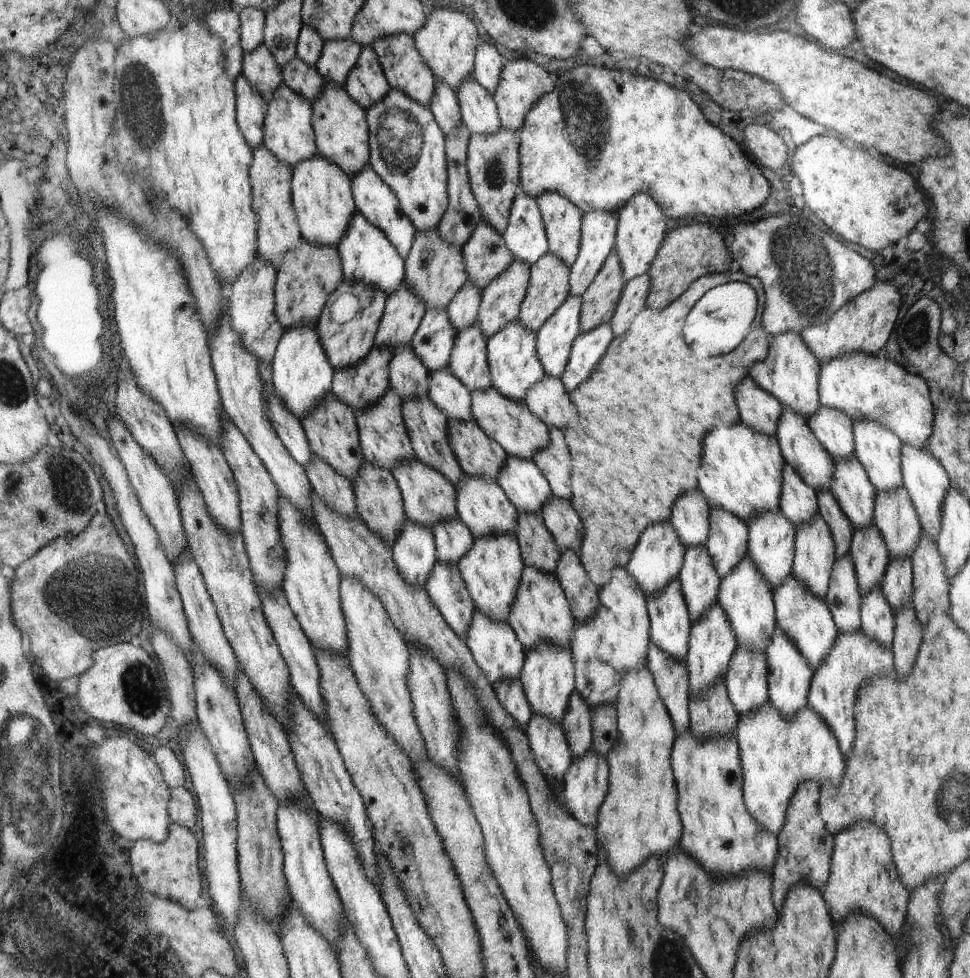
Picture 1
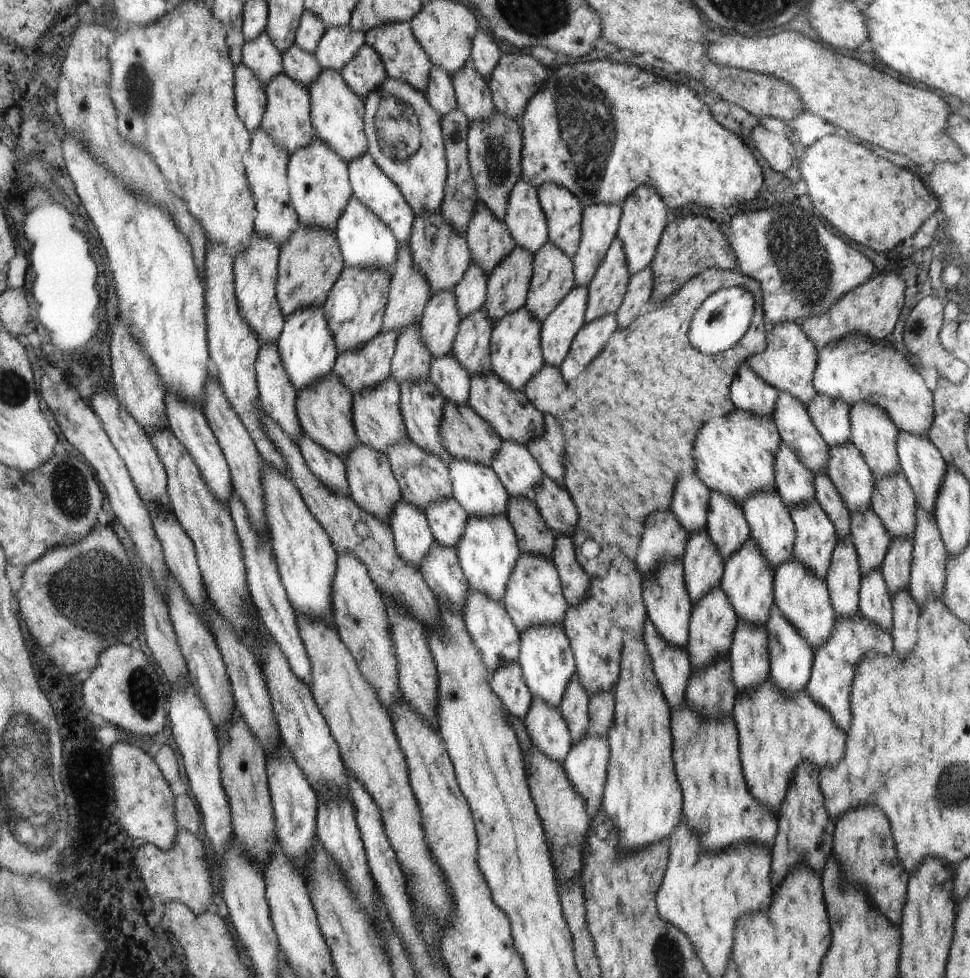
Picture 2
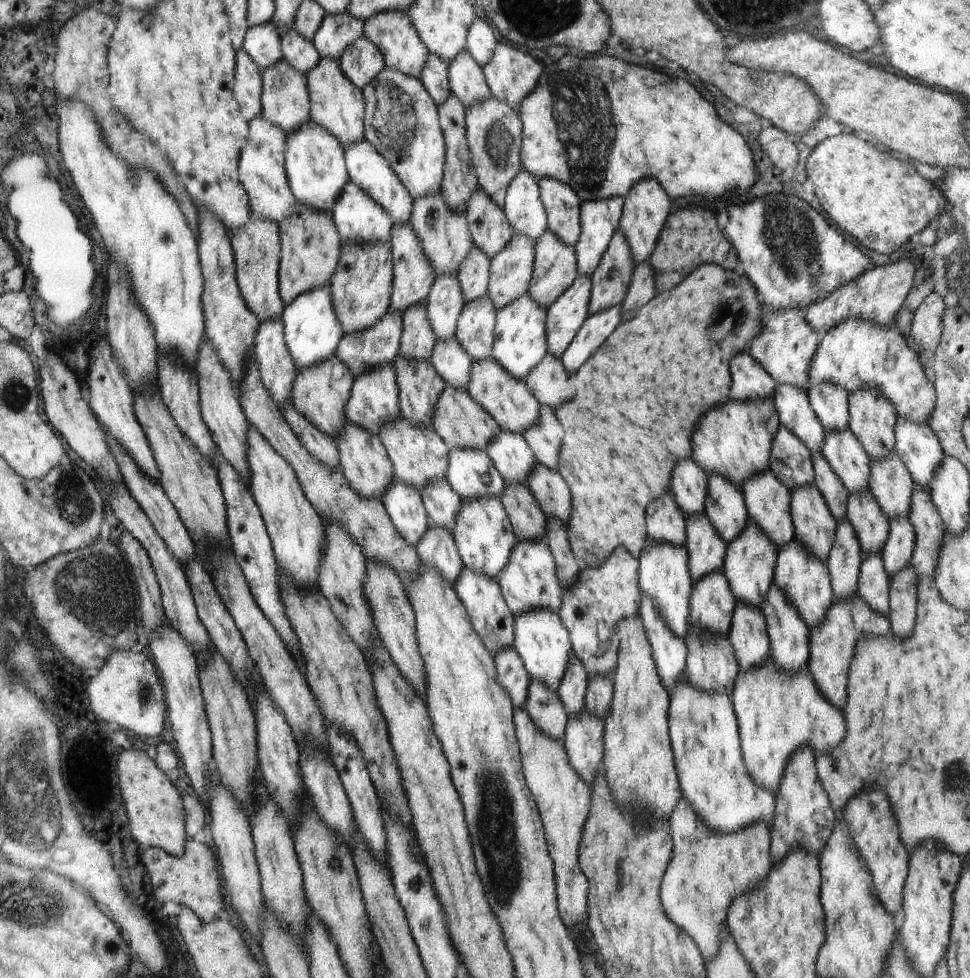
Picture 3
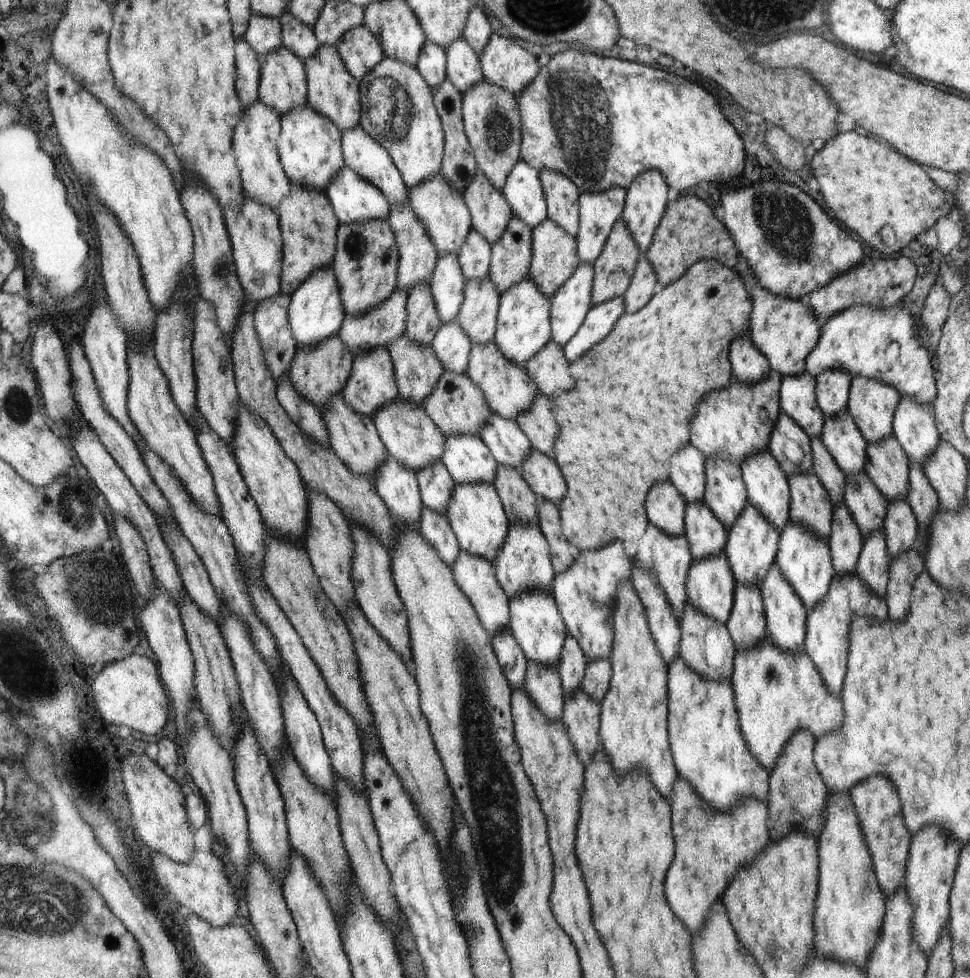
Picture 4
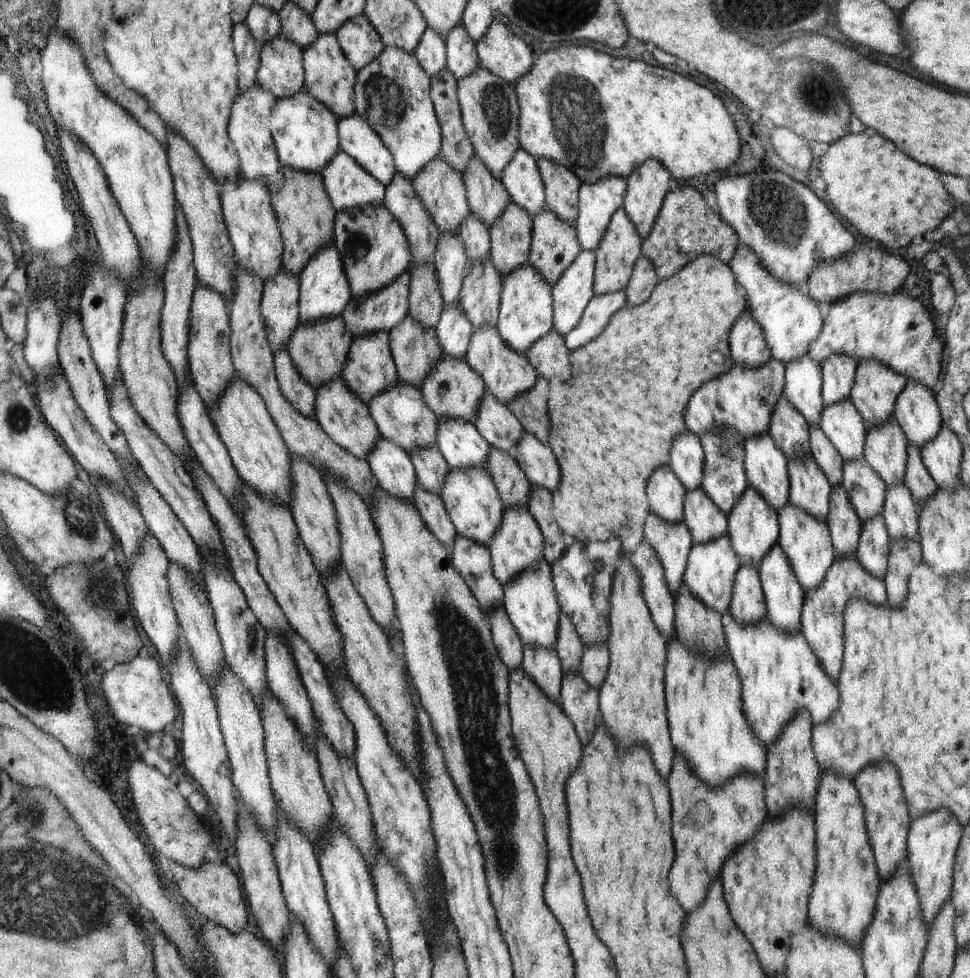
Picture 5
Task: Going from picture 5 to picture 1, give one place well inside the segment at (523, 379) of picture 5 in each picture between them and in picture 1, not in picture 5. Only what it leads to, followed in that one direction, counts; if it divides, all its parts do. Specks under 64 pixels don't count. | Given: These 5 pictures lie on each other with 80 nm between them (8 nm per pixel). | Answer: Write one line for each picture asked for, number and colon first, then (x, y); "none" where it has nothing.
1: (521, 433)
2: (515, 418)
3: (510, 401)
4: (510, 390)

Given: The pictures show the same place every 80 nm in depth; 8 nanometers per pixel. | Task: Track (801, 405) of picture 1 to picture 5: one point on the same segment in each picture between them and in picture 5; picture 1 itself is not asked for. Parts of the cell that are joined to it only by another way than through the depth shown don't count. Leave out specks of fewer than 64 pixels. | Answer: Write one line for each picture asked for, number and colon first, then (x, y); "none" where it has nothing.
2: (791, 356)
3: (786, 344)
4: (786, 330)
5: (790, 318)

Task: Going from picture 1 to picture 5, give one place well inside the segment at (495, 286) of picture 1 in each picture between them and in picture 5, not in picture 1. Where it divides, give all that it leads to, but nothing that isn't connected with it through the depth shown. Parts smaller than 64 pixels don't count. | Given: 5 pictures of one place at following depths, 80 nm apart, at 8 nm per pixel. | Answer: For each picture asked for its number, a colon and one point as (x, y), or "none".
2: (508, 285)
3: (510, 271)
4: (511, 256)
5: (510, 237)

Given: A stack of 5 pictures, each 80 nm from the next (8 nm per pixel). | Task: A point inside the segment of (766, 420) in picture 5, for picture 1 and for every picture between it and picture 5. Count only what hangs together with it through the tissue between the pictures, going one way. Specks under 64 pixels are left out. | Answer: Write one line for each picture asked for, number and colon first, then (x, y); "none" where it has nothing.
1: (742, 467)
2: (735, 456)
3: (739, 447)
4: (739, 421)

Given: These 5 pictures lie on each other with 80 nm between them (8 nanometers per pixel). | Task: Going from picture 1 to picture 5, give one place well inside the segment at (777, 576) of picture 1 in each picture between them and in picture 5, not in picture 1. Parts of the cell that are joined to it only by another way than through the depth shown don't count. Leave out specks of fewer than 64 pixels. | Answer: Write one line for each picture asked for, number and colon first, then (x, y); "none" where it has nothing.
2: (767, 514)
3: (768, 500)
4: (767, 488)
5: (766, 462)

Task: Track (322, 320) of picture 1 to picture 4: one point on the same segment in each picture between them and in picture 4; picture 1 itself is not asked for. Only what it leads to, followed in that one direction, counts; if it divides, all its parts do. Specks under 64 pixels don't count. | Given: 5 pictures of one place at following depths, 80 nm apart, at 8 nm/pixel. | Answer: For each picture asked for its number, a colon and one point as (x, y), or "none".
2: (355, 307)
3: (361, 289)
4: (366, 261)

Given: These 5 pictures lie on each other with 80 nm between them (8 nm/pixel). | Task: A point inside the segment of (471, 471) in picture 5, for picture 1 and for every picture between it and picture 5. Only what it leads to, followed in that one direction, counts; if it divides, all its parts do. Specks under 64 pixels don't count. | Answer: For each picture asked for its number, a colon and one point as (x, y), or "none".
1: (490, 569)
2: (487, 554)
3: (484, 537)
4: (477, 517)

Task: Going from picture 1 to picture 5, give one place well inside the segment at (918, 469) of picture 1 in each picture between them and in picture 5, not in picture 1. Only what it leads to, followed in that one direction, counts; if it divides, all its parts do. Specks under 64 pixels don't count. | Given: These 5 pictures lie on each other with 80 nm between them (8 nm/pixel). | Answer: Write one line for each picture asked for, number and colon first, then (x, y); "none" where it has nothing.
2: (924, 466)
3: (917, 444)
4: (914, 426)
5: (917, 411)

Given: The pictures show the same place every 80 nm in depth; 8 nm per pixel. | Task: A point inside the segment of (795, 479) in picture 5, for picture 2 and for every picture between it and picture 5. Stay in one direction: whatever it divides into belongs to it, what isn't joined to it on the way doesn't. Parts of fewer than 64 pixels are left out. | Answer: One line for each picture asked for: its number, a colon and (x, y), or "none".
2: (816, 537)
3: (815, 526)
4: (810, 505)

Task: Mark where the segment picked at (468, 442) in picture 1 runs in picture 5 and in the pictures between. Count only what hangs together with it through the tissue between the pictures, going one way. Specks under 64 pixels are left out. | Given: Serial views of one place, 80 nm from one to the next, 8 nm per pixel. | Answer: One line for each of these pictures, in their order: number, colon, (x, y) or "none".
2: (465, 434)
3: (459, 419)
4: (459, 407)
5: (453, 389)

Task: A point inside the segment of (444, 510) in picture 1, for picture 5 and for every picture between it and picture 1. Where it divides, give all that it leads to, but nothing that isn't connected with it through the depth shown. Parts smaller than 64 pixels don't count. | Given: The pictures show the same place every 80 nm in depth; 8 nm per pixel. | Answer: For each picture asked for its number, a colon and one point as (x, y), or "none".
2: (424, 477)
3: (420, 455)
4: (411, 436)
5: (402, 415)

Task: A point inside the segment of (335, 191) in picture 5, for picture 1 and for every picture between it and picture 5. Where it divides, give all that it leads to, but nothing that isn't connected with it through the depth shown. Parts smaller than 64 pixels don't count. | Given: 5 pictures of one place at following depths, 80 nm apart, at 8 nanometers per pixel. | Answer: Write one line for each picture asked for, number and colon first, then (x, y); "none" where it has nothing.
1: (367, 254)
2: (366, 240)
3: (360, 218)
4: (355, 199)

